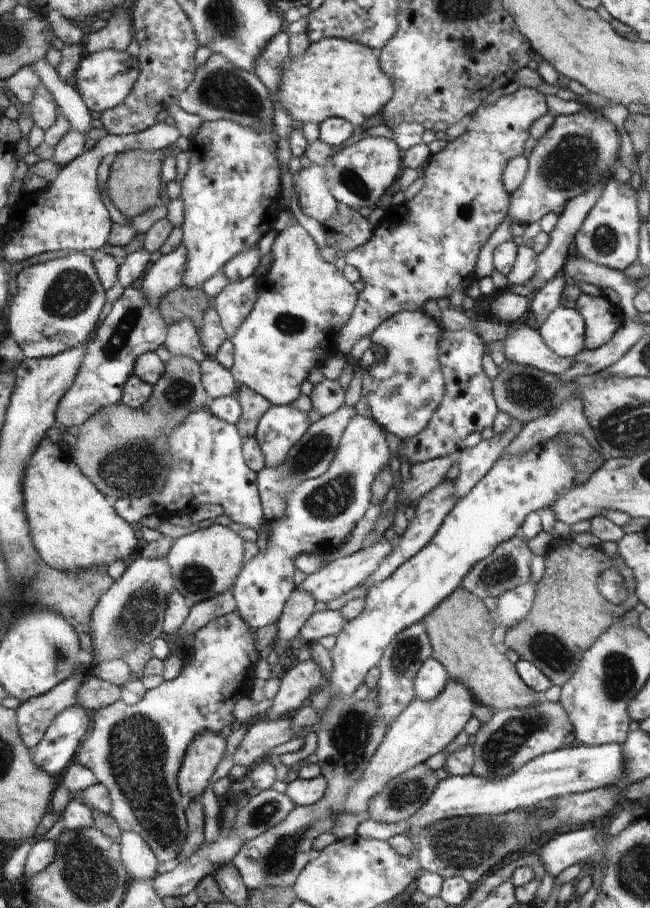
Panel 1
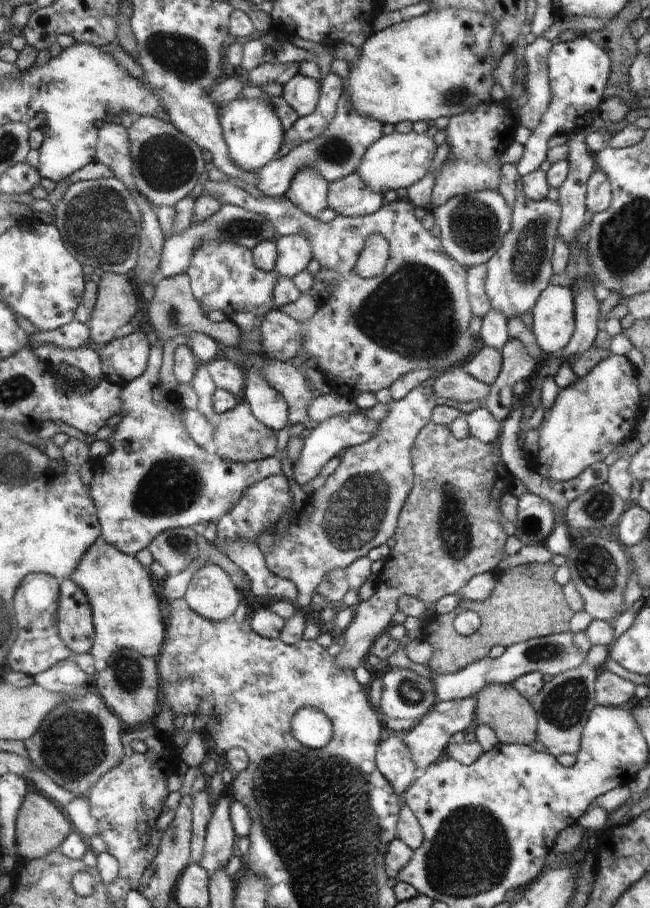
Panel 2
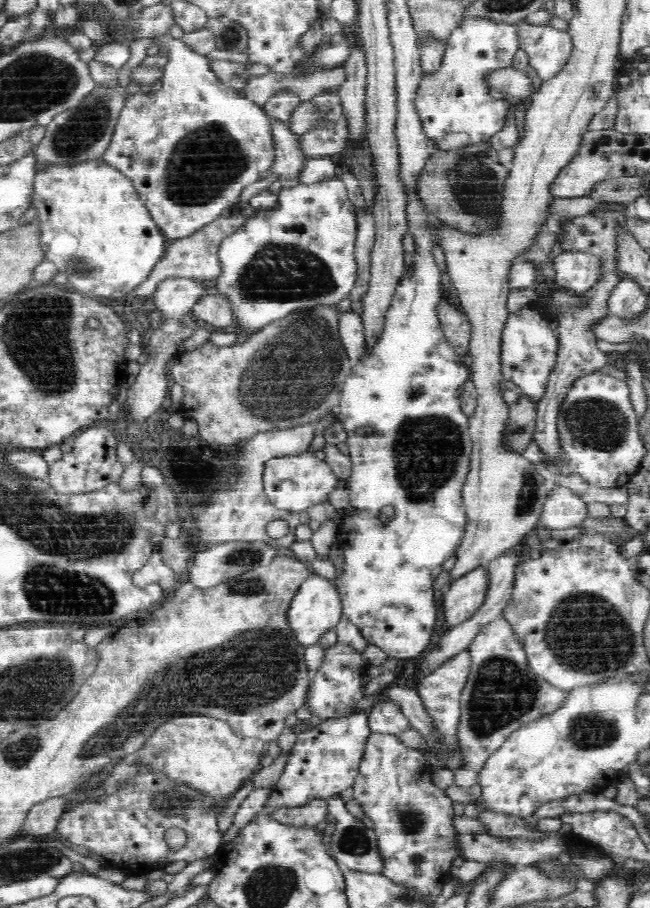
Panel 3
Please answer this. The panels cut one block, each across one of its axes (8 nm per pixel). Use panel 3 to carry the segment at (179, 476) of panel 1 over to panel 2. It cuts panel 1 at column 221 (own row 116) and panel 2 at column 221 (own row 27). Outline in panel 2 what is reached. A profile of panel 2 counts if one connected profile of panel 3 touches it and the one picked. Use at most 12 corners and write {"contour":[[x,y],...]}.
{"contour":[[164,342],[92,462],[103,535],[130,556],[218,523],[283,474],[200,448]]}

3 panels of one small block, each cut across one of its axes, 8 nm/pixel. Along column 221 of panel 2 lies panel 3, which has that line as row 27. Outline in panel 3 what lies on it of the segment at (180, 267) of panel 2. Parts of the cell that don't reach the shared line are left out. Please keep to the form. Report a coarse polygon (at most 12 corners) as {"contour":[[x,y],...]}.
{"contour":[[230,18],[207,24],[216,49],[246,53],[247,30]]}

